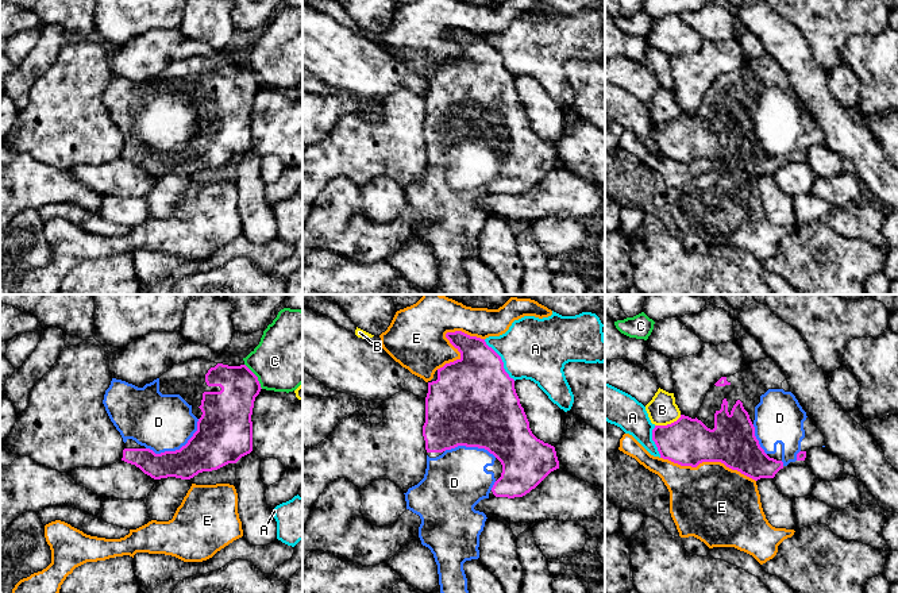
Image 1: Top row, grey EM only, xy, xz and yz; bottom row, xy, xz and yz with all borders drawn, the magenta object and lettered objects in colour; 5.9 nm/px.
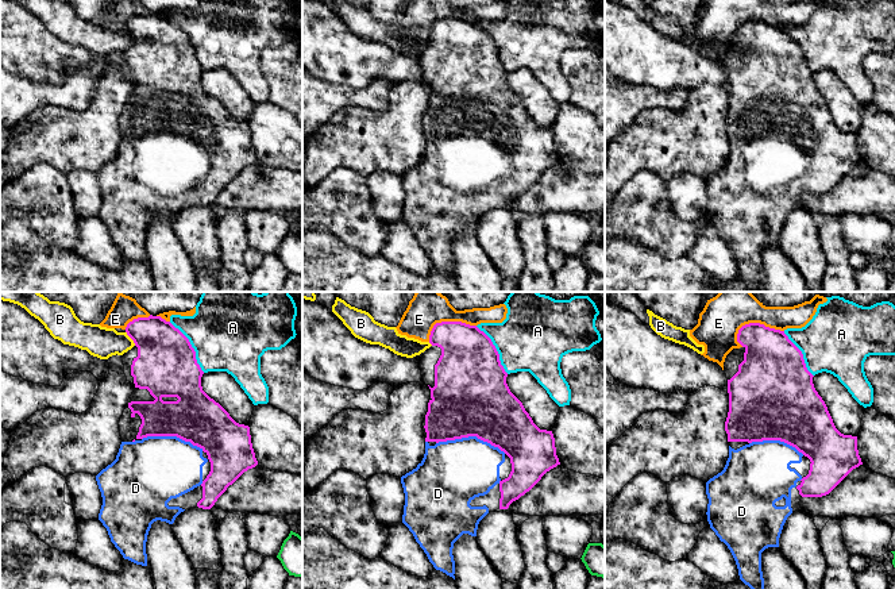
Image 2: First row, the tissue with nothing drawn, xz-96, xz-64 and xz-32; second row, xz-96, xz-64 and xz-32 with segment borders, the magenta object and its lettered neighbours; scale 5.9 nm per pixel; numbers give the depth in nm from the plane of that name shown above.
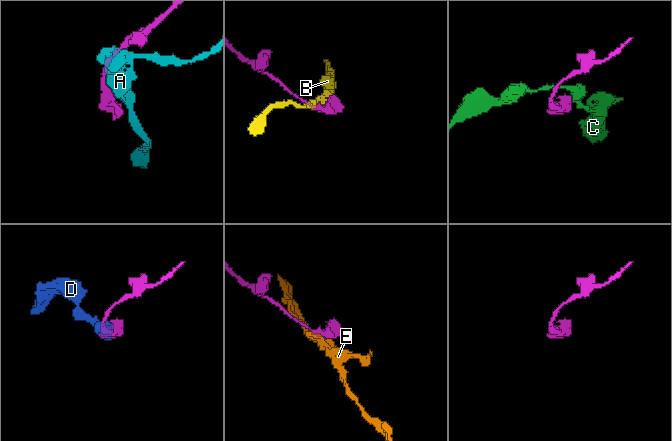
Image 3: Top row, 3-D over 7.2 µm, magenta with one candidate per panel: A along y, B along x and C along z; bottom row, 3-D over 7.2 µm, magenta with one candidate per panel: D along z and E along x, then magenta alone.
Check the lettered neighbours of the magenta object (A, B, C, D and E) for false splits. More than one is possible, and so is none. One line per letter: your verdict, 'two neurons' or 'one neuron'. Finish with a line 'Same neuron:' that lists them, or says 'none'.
A: two neurons
B: two neurons
C: two neurons
D: one neuron
E: two neurons
Same neuron: D

